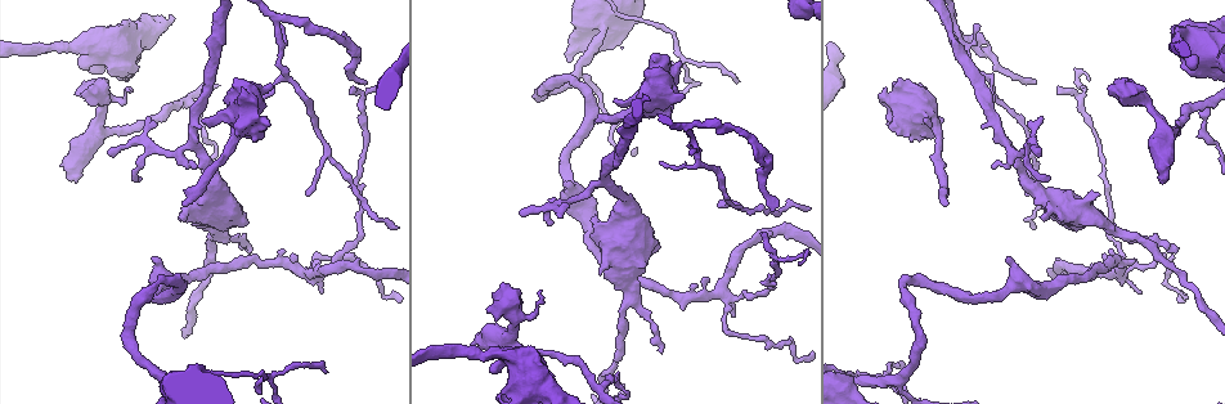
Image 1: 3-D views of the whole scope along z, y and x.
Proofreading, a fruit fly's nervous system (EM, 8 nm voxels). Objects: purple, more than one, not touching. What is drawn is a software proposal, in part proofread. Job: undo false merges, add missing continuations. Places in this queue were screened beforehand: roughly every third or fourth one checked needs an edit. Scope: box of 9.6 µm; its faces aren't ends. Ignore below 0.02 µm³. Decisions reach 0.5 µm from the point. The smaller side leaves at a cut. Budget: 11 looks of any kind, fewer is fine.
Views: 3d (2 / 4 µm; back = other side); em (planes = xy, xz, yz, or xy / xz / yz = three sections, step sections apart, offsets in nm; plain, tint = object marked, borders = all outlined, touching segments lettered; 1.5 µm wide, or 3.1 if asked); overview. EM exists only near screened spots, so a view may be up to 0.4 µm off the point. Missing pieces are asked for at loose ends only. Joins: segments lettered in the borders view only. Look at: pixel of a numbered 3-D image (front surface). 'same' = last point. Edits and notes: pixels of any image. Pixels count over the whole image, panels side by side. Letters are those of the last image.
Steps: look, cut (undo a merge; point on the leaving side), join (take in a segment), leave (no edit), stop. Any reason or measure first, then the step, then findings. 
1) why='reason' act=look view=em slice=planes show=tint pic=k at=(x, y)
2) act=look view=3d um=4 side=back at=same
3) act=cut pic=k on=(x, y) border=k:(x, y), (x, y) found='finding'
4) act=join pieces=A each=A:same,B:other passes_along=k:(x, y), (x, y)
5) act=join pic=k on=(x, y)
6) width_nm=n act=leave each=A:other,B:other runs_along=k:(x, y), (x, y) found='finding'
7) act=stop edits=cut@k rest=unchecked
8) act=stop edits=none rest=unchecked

why='free end' act=look view=em um=3.1 slice=planes show=borders pic=1 at=(924, 120)

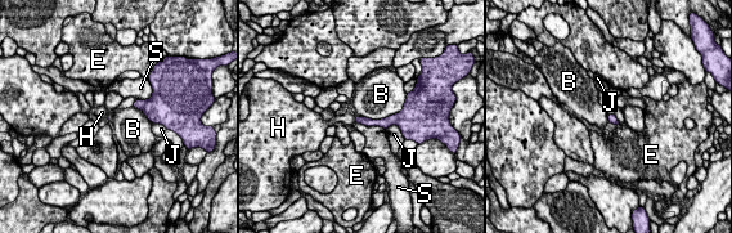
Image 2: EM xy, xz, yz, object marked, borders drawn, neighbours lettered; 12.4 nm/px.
act=leave each=B:other,E:other,H:other,J:other,S:other runs_along=2:(359, 120), (368, 122), (399, 120) found='none of them fits'

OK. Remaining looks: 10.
why='tapers out' act=look view=em slice=planes show=borders pic=1 at=(681, 94)

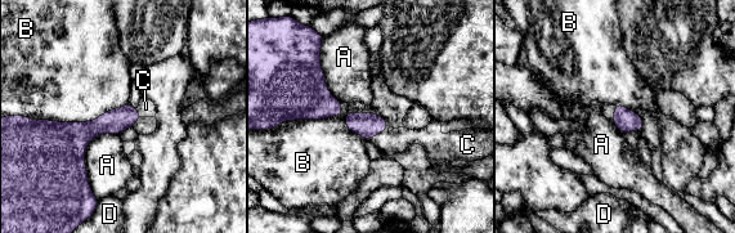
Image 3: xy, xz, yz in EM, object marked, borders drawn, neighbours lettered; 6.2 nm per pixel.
act=join pieces=C each=A:other,B:other,C:same,D:other found='the neuron continues'

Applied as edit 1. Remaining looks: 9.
why='tapers out' act=look view=3d um=2 pic=1 at=(540, 292)

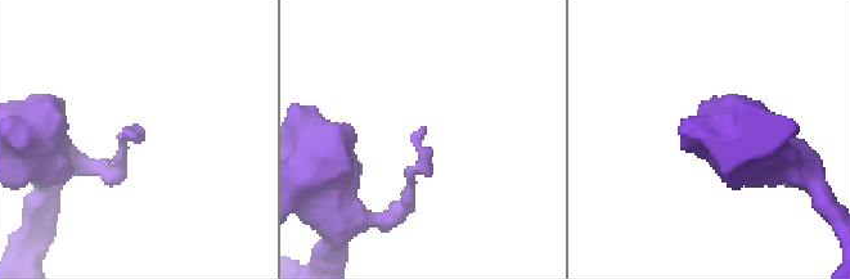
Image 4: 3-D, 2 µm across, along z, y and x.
why='need the tissue' act=look view=em slice=planes show=borders pic=4 at=(127, 138)

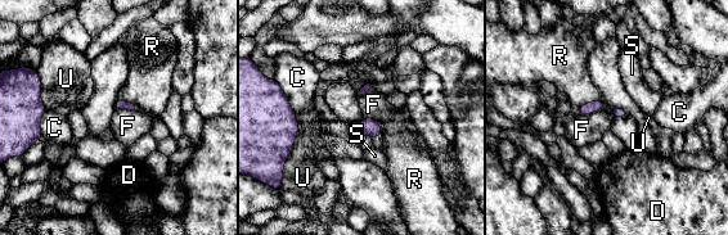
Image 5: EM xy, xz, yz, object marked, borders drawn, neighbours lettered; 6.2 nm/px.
act=leave each=C:other,D:other,F:other,R:other,S:other,U:other border=5:(363, 117), (374, 120), (381, 131) found='none of them fits'

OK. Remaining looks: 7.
why='calibre changes' act=look view=3d um=4 pic=1 at=(483, 355)

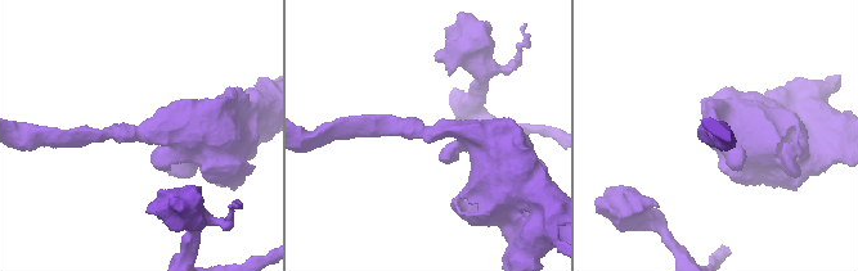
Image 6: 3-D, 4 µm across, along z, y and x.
arm_widths_nm=200,500 act=look view=em slice=planes show=borders pic=6 at=(140, 129)

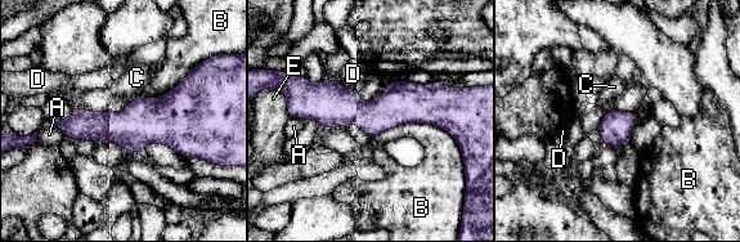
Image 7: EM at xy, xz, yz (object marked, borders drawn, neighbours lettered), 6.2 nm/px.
width_nm=190 act=leave each=A:other,B:other,C:other,D:other,E:other runs_along=7:(294, 112), (434, 111), (448, 125) found='one neuron here'

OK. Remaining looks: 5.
why='free end' act=look view=3d um=4 pic=1 at=(480, 341)

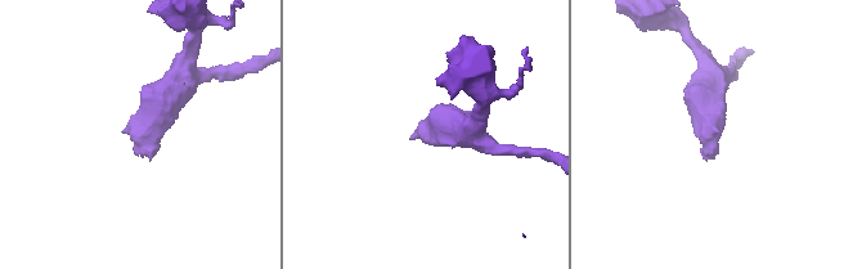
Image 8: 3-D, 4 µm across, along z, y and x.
act=look view=em slice=planes show=borders pic=8 at=(135, 154)

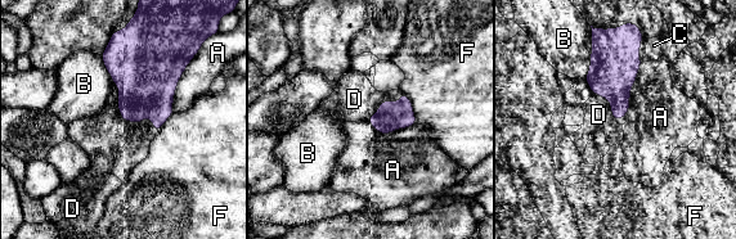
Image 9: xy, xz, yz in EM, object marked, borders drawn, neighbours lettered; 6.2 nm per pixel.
act=join pieces=D each=A:other,B:other,C:other,D:same,F:other found='it goes on there'

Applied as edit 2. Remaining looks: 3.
act=stop edits=join@3,join@9 rest=unchecked

